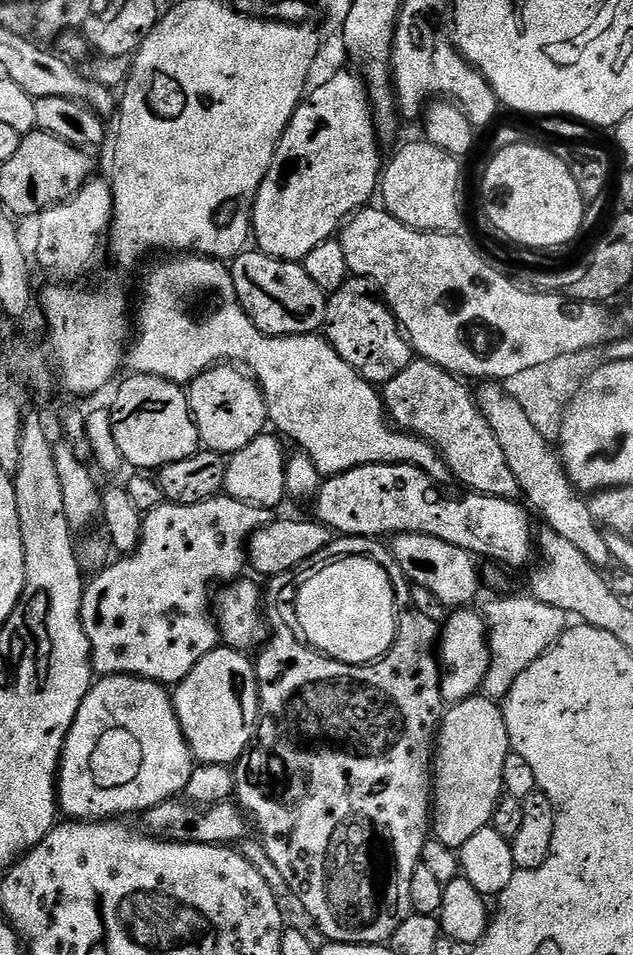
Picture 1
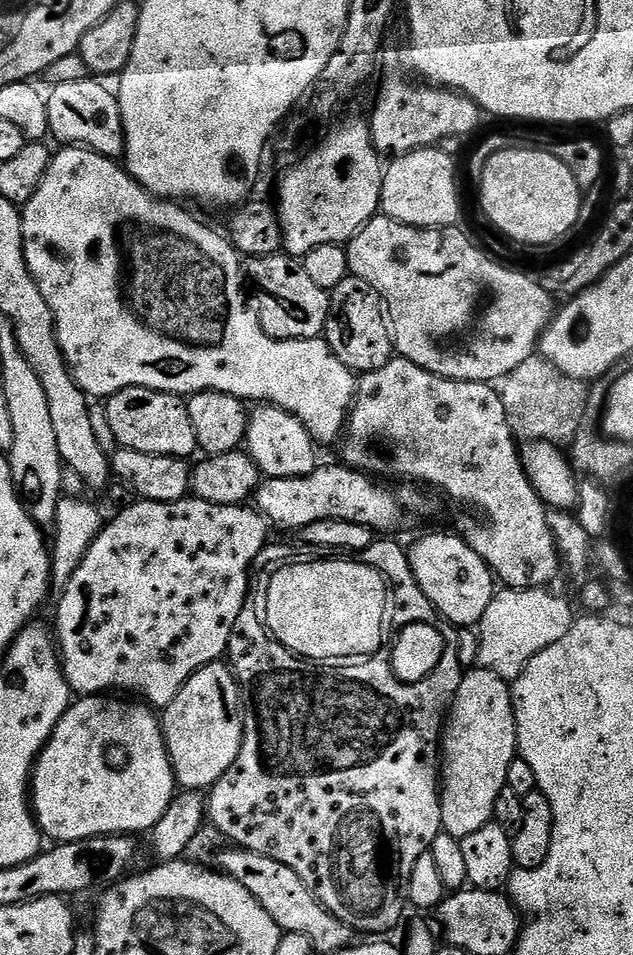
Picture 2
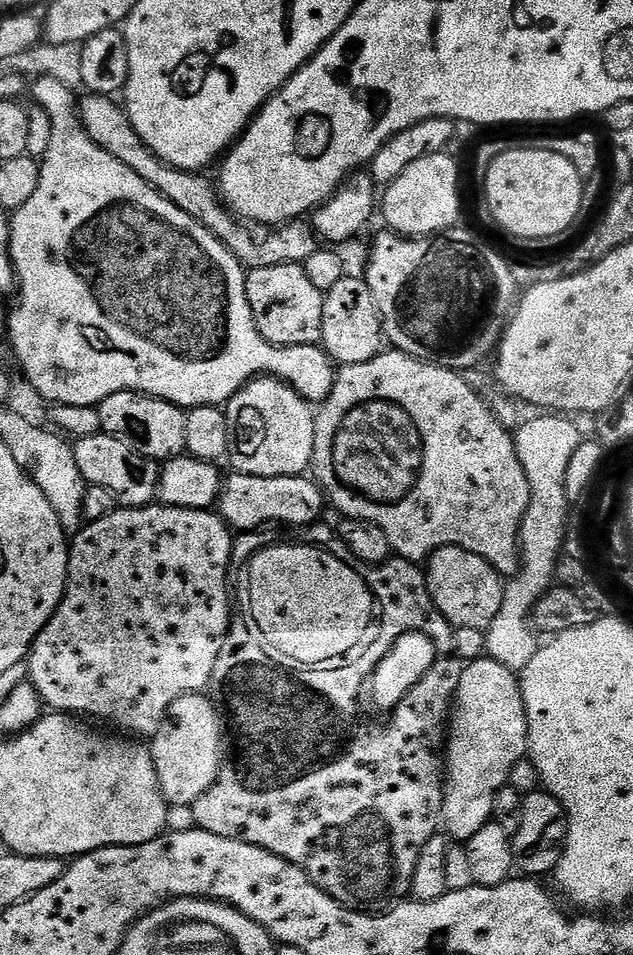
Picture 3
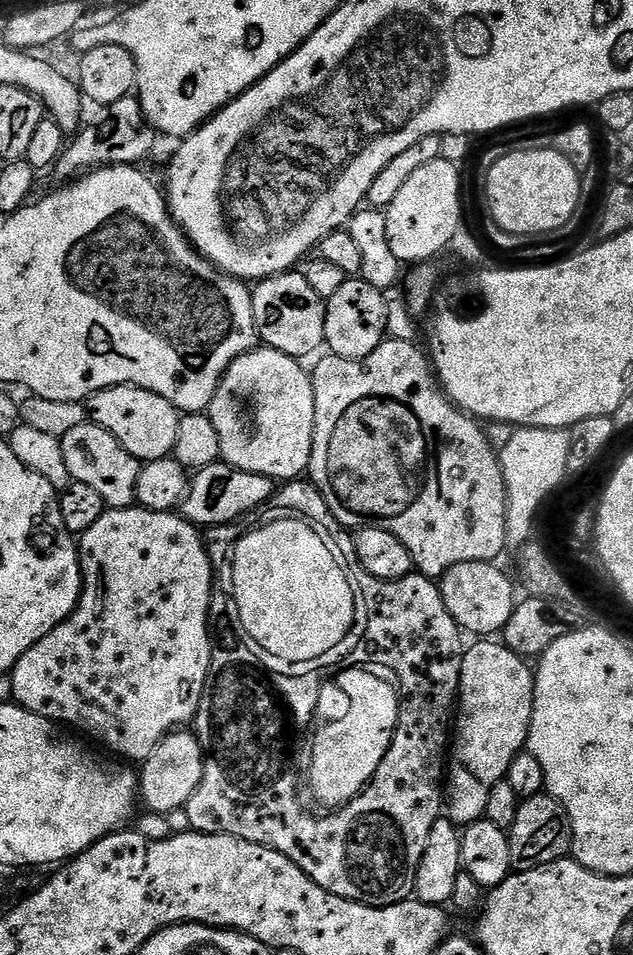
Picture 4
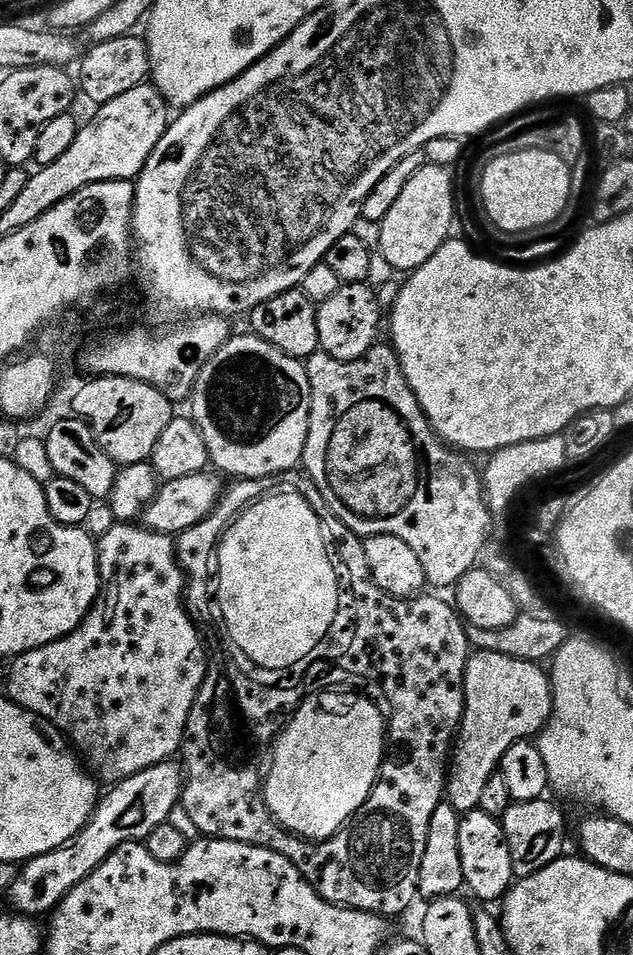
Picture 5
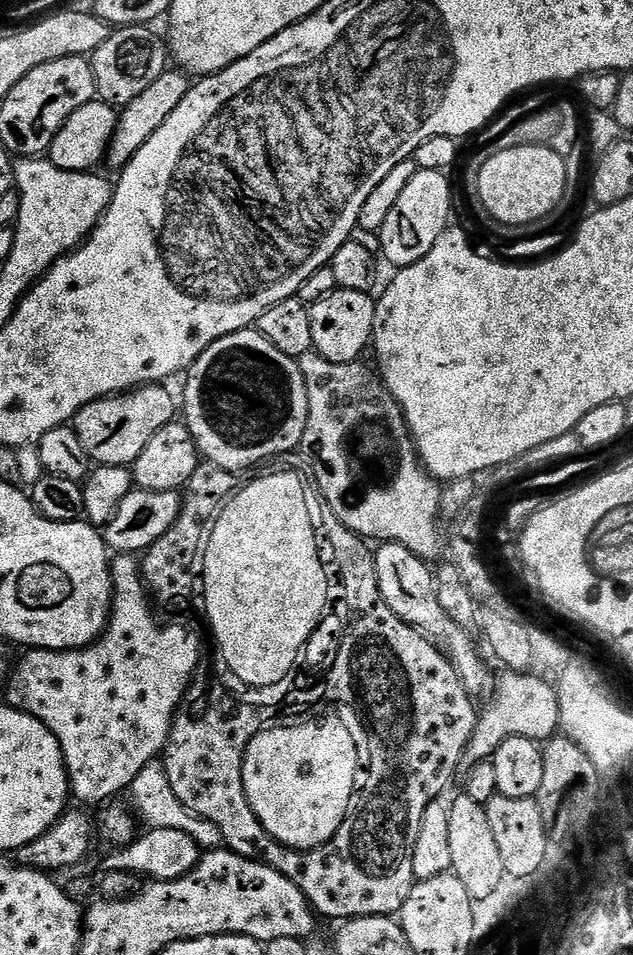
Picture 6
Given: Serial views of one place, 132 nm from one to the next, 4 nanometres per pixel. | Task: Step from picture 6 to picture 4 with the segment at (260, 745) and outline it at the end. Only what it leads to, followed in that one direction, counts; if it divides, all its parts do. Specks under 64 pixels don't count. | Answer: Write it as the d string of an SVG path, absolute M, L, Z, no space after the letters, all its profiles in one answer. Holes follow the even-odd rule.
M362 670L362 674L340 674L340 684L344 687L344 692L348 692L352 708L348 711L348 716L340 720L340 724L328 724L324 732L314 734L316 757L308 764L309 770L312 771L308 780L312 783L313 794L328 807L325 809L339 809L368 787L372 781L372 768L376 768L376 760L380 762L380 752L384 752L384 744L388 744L388 732L392 732L392 720L396 720L396 700L392 700L392 692L388 692L388 688L380 684L380 680L398 678L394 674L388 674L386 670Z

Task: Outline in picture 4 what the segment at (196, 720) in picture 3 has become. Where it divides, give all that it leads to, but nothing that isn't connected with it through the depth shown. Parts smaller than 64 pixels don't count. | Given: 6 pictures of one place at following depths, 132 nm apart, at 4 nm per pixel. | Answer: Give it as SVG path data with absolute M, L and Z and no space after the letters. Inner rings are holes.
M177 730L169 732L154 746L147 760L143 761L138 772L138 796L149 813L175 814L187 805L190 794L198 790L198 782L202 782L204 773L204 757L200 739L195 731Z

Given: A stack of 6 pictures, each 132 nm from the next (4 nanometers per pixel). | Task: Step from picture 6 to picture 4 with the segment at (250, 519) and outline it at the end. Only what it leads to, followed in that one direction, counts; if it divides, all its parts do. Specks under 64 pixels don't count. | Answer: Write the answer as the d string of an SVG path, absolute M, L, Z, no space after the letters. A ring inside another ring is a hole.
M276 524L276 528L265 526L264 532L254 532L240 544L236 556L236 590L248 631L268 651L290 660L312 660L317 653L331 648L356 612L354 594L342 566L338 566L334 554L326 550L326 542L316 540L316 536L312 536L308 528L300 528L300 524Z

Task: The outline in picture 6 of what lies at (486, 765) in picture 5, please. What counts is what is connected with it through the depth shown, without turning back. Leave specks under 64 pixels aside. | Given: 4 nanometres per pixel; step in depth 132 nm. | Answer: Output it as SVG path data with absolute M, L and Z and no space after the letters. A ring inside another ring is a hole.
M505 671L505 676L497 675L487 697L488 705L478 712L476 729L464 749L464 760L469 765L479 760L491 760L492 755L506 742L506 738L530 738L537 742L547 742L560 727L560 707L556 689L547 680L525 672Z

